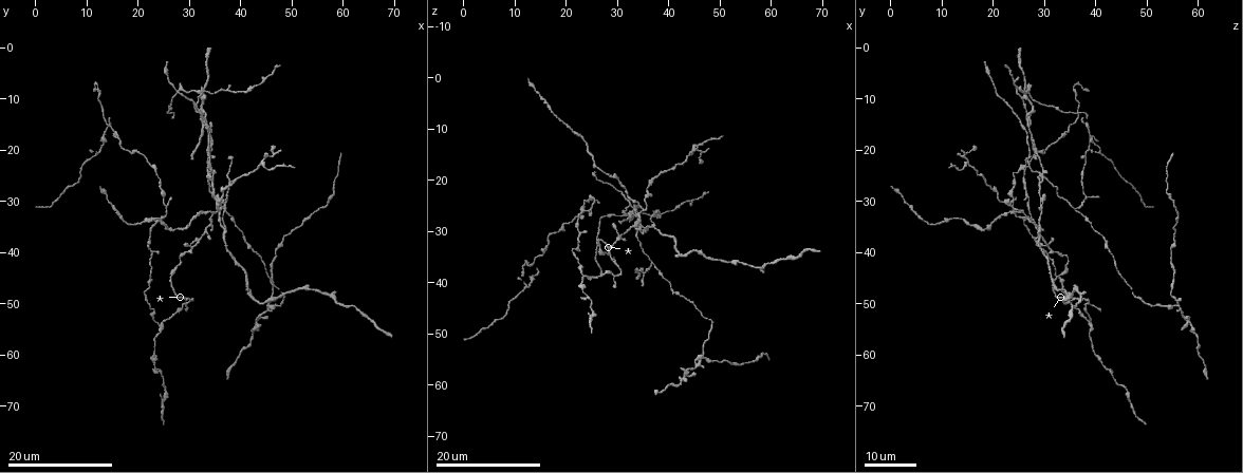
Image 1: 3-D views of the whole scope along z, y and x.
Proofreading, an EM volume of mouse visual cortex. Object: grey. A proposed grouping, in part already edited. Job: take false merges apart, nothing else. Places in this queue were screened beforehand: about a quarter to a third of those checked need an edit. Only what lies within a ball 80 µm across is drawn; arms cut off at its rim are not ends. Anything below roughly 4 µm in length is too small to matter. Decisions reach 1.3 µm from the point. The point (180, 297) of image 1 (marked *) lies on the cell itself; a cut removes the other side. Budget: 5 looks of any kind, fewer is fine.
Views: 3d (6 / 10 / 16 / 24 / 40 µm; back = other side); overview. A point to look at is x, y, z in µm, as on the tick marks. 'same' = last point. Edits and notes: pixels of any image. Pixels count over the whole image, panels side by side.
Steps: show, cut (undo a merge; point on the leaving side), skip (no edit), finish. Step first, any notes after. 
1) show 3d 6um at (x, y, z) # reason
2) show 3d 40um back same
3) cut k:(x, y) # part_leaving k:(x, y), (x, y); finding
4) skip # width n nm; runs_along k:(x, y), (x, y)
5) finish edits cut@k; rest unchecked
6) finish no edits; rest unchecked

show 3d 16um at (44.5, 22.5, 15.0) # side arm on a straight run

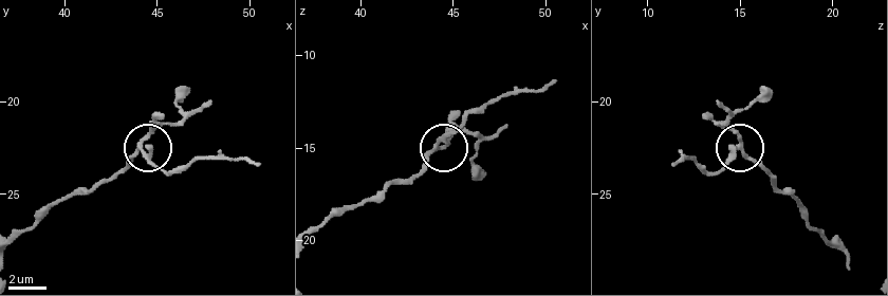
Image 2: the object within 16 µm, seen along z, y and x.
show 3d 10um same

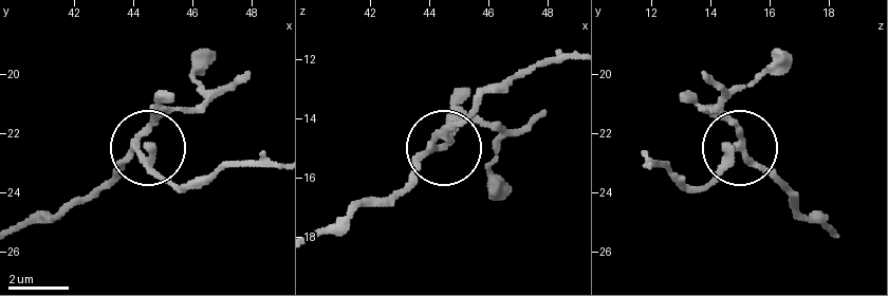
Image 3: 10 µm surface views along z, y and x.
cut 3:(154, 177) # width 230 nm; part_leaving 3:(137, 147), (176, 187), (228, 167), (274, 167); two cells meet here

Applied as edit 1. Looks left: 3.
show 3d 16um at (37.0, 31.5, 36.5)

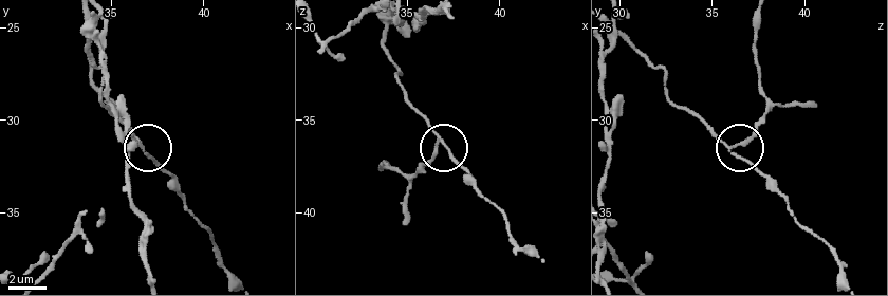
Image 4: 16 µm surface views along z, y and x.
show 3d 6um at (36.7, 31.6, 36.0) # closer look

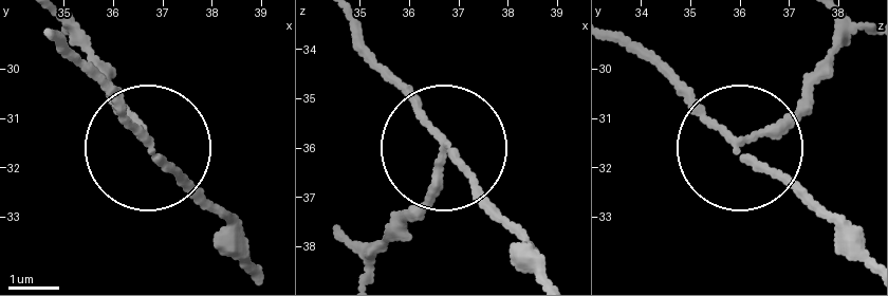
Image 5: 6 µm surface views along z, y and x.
show 3d 6um back at (36.80, 31.65, 36.05)

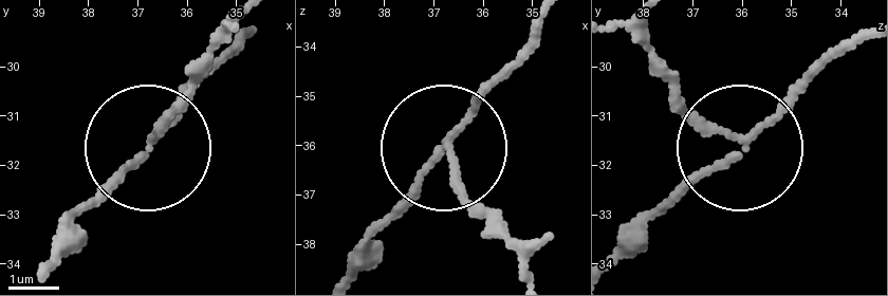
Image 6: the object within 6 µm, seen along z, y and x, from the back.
cut 6:(185, 98) # width 130 nm; part_leaving 6:(150, 133), (226, 19); a second cell is stuck on

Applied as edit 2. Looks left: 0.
finish edits cut@3, cut@6; rest unchecked

